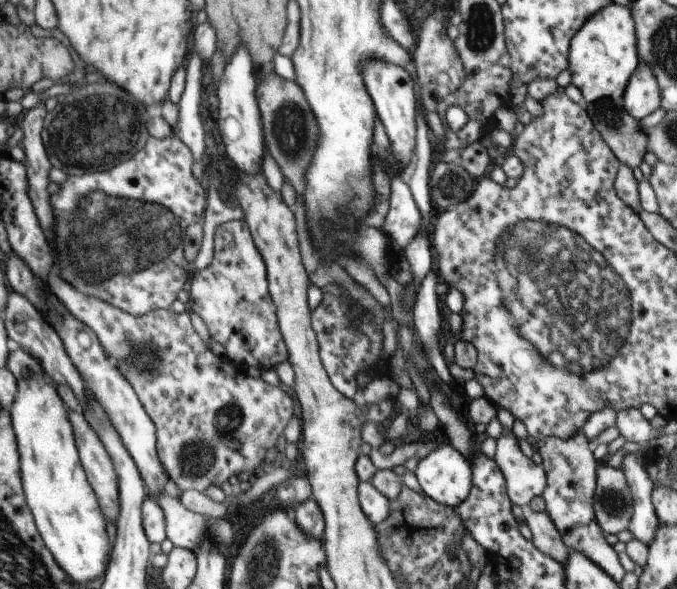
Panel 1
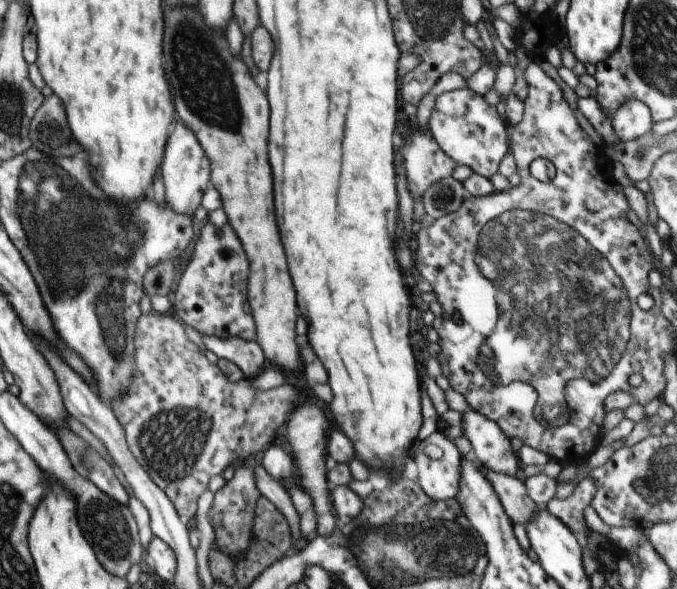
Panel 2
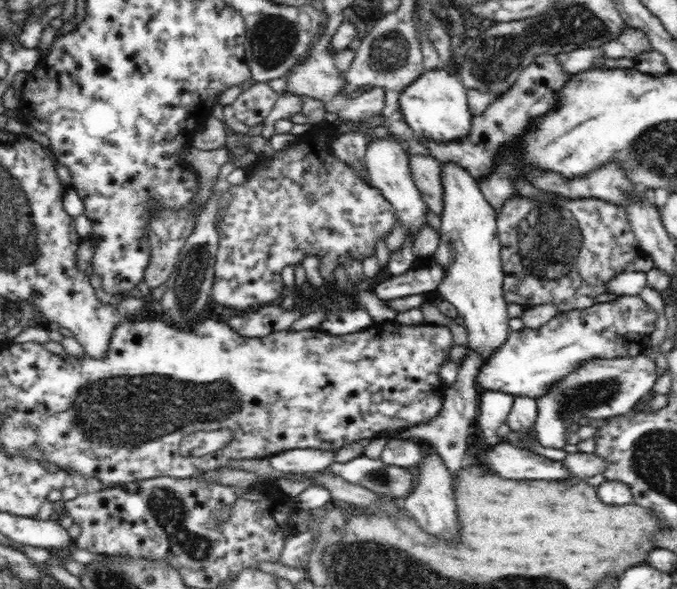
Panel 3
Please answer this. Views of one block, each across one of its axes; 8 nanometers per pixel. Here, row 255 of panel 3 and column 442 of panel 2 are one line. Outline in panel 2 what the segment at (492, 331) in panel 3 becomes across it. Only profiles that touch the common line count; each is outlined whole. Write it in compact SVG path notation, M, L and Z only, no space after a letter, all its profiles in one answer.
M441 431L430 434L428 438L414 444L412 451L414 465L412 475L422 487L422 490L435 501L445 501L456 498L460 482L460 464L462 459L458 448Z

